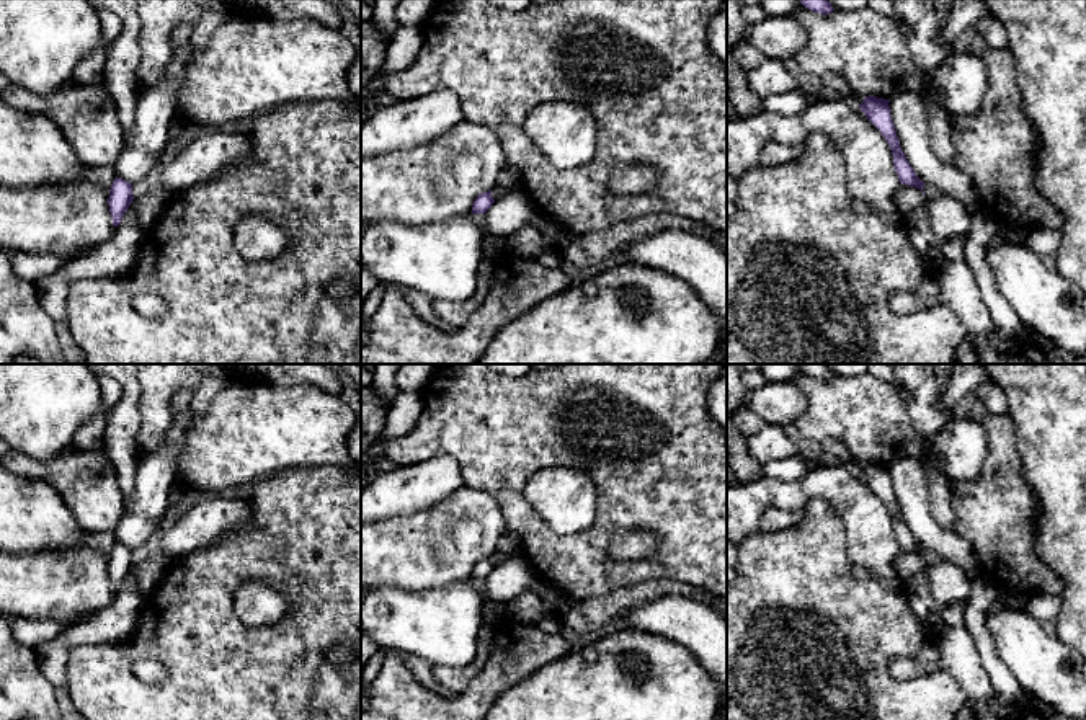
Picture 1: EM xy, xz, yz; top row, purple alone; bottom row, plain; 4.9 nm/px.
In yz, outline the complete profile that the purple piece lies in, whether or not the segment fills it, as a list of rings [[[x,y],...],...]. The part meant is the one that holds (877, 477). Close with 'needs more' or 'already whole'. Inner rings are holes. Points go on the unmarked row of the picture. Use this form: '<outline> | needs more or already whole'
[[[869,460],[864,464],[859,473],[888,508],[892,521],[893,521],[893,532],[895,532],[900,549],[915,552],[923,557],[924,549],[916,542],[915,536],[908,529],[900,513],[900,506],[897,503],[897,496],[892,487],[888,469],[890,465]]] | already whole

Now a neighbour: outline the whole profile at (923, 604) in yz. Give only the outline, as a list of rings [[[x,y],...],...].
[[[923,571],[919,576],[906,583],[910,606],[916,619],[926,627],[926,630],[936,637],[944,627],[941,611],[942,606],[934,599],[929,586],[929,578]]]

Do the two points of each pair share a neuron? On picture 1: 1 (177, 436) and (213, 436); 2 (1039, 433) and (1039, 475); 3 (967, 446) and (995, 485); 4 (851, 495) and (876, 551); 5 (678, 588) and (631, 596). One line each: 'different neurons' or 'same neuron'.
1: different neurons
2: same neuron
3: different neurons
4: same neuron
5: same neuron

